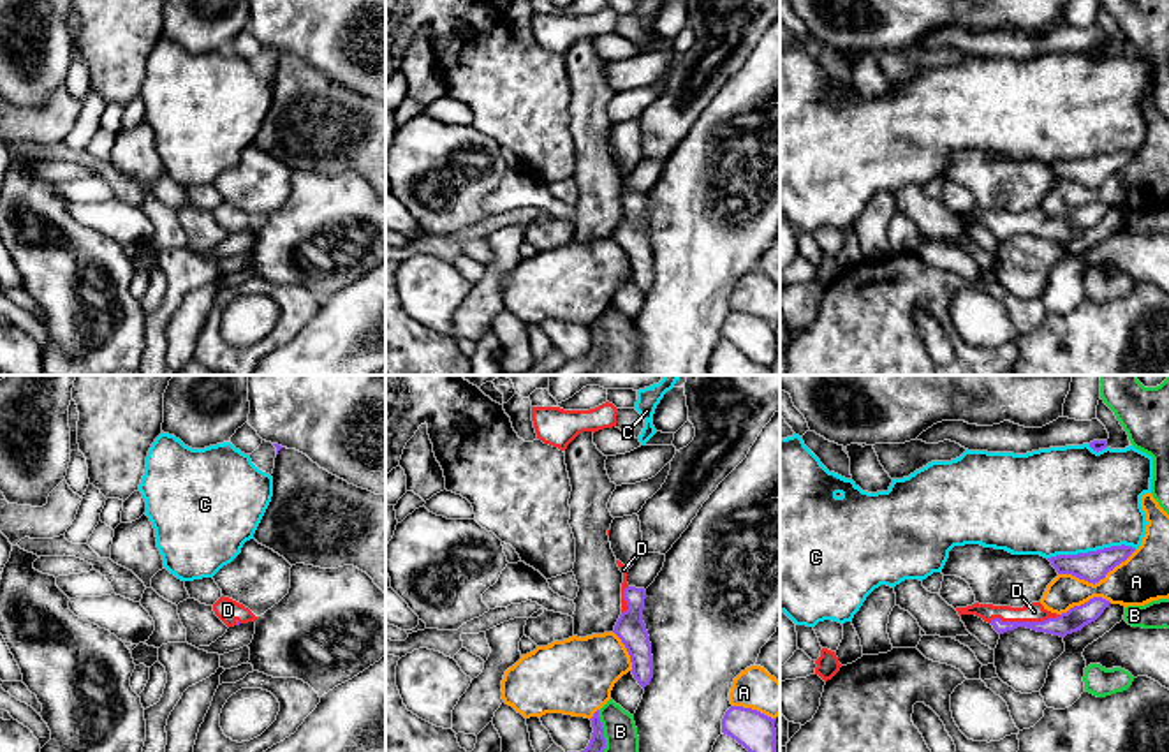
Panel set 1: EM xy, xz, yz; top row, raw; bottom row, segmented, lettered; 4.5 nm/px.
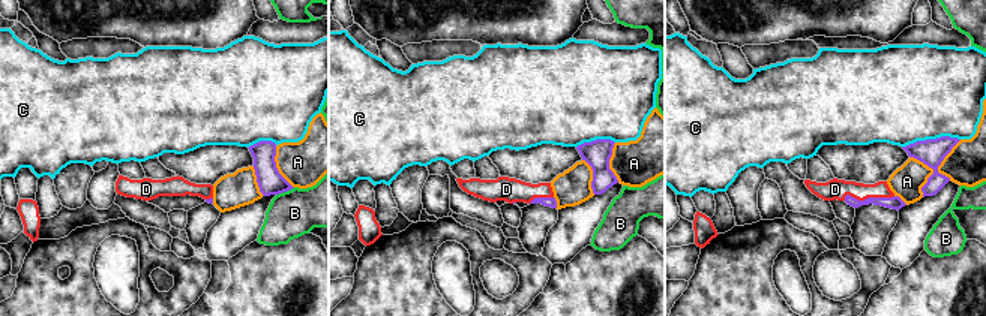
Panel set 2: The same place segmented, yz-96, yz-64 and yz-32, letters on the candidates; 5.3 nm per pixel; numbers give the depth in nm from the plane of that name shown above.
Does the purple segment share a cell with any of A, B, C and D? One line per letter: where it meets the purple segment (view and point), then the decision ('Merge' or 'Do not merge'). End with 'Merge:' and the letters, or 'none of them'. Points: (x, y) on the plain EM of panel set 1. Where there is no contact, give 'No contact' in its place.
A: Touches purple at yz (1097, 187). Do not merge
B: Touches purple at xz (604, 346). Do not merge
C: Touches purple at yz (1092, 157). Do not merge
D: Touches purple at yz (1025, 228). Merge
Merge: D

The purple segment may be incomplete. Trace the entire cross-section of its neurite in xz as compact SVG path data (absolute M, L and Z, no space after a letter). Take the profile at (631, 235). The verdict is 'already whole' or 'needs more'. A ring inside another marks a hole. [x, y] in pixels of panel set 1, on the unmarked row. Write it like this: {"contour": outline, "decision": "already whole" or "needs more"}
{"contour": "M616 166L616 169L623 178L623 188L621 188L621 220L613 238L625 250L632 268L632 280L637 285L637 289L644 294L646 291L650 291L653 284L651 248L646 231L643 227L646 195L630 192L627 188L629 173L625 173L620 166Z", "decision": "needs more"}

